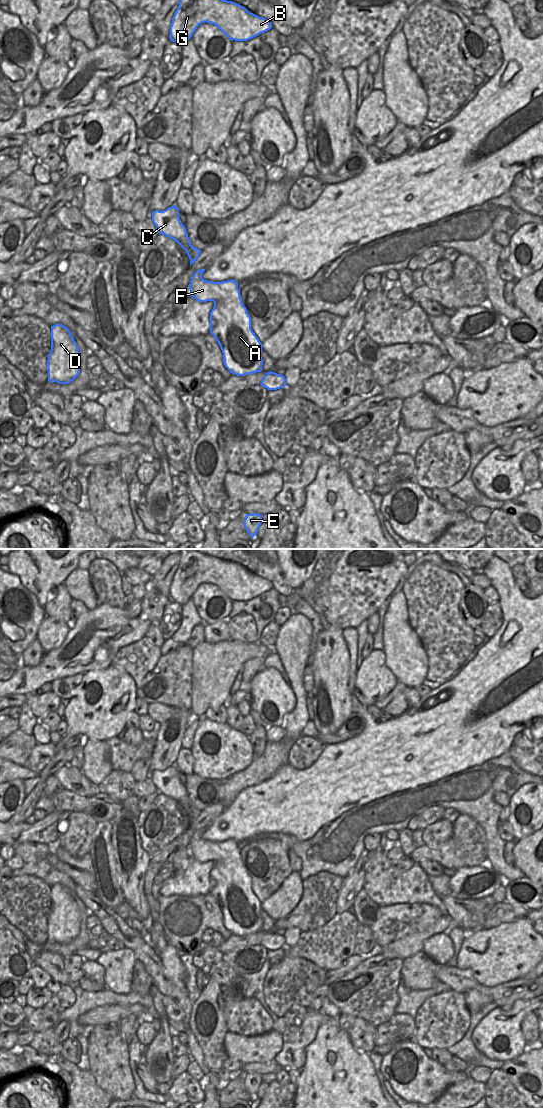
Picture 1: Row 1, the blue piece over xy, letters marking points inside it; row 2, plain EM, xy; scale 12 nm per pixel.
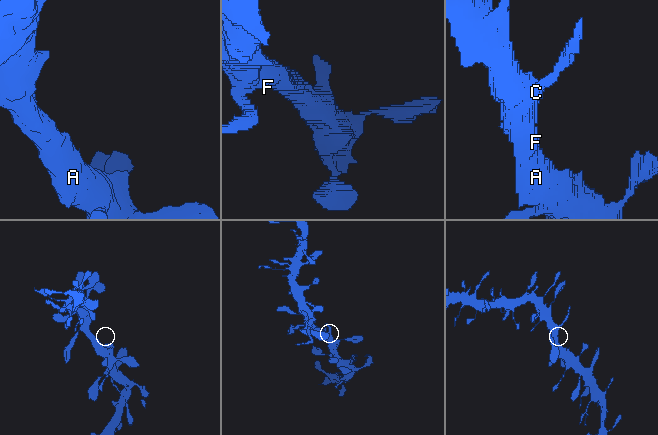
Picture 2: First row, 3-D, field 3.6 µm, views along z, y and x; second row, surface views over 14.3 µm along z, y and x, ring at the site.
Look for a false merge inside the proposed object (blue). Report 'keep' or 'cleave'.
keep

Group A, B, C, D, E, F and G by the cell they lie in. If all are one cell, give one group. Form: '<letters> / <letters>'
A B C D E F G

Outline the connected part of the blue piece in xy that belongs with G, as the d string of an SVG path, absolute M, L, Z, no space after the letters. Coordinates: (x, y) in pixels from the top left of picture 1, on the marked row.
M180 0L169 38L184 45L204 22L216 25L231 41L247 41L272 28L270 21L232 1Z

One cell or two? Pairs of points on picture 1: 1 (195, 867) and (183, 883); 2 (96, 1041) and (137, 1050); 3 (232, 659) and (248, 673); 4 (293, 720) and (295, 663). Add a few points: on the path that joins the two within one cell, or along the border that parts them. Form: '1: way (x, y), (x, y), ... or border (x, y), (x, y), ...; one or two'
1: way (195, 871), (187, 879); one
2: border (127, 1045), (131, 1071); two
3: border (263, 655), (250, 658), (244, 663), (242, 668); two
4: way (300, 706), (300, 693), (295, 677); one

